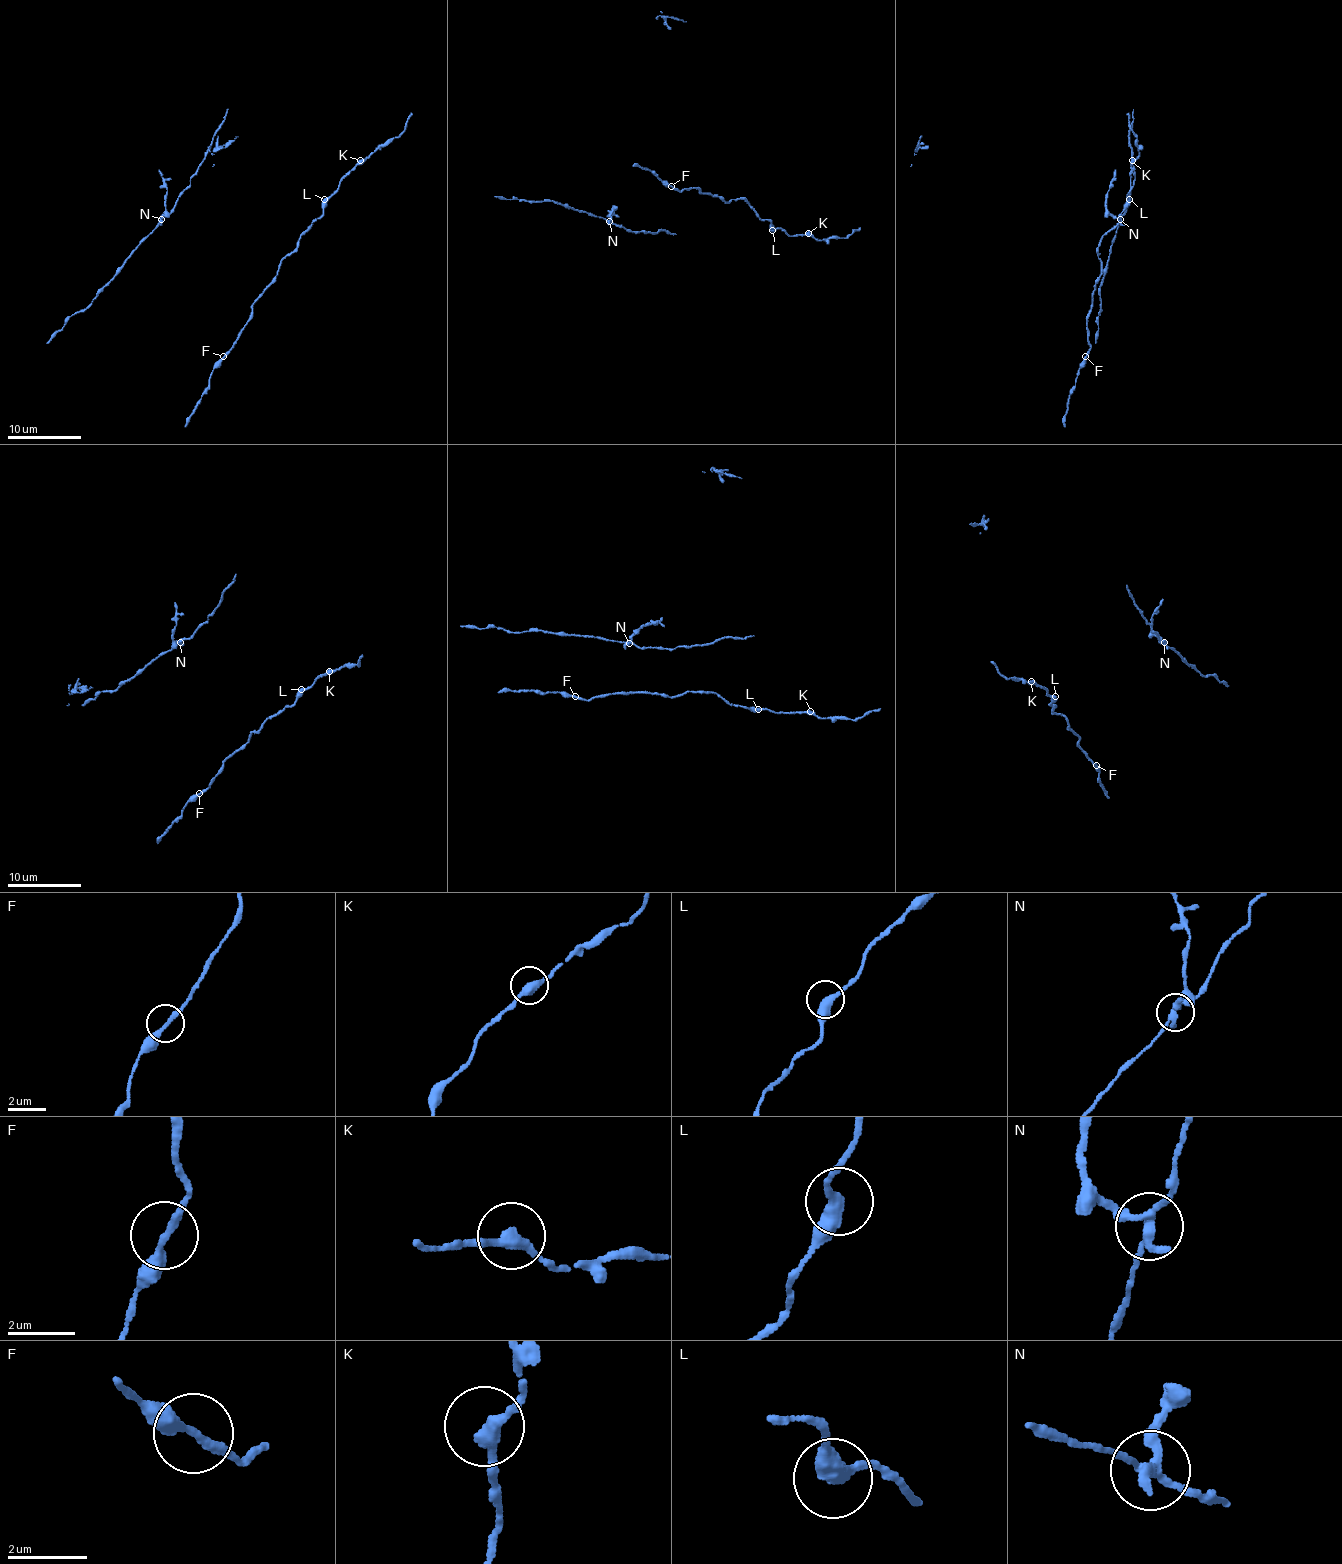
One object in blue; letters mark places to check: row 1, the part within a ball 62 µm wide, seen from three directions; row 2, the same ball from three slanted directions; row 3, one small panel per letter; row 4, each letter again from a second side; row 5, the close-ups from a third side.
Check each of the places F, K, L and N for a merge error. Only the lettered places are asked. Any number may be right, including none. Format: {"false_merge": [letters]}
{"false_merge": ["N"]}

